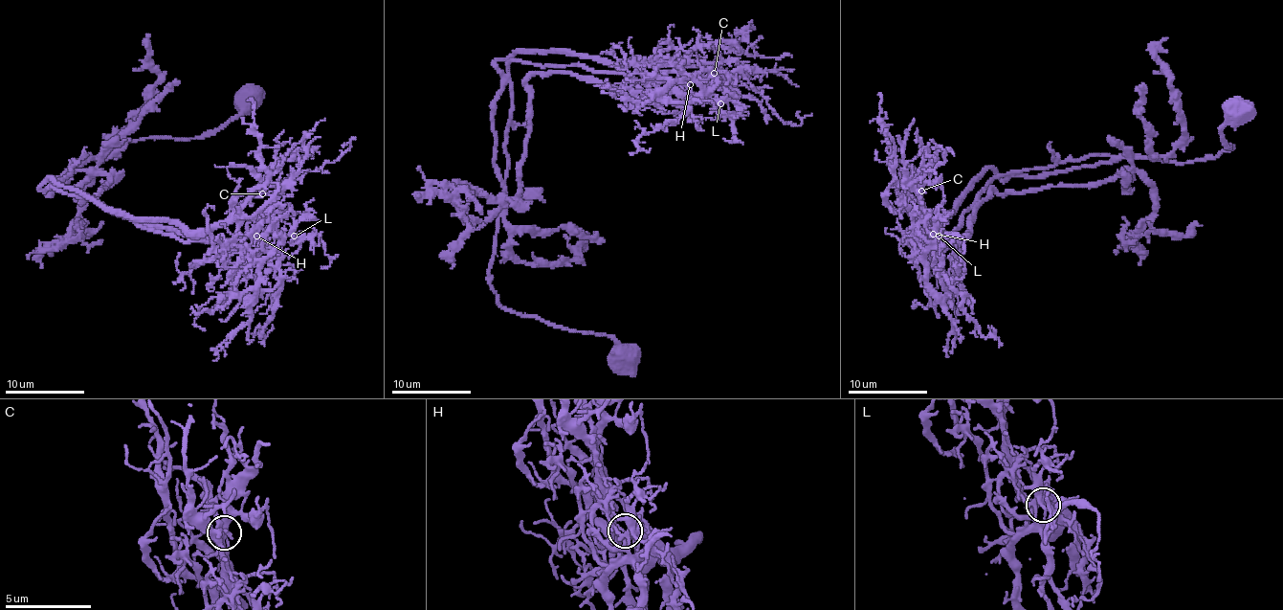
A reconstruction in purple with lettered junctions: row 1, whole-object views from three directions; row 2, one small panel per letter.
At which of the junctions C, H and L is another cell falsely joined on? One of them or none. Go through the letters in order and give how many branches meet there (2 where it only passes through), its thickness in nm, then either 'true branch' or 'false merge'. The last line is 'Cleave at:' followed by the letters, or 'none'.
C: branches 4; calibre 260 nm; true branch
H: branches 4; calibre 190 nm; false merge
L: branches 4; calibre 240 nm; true branch
Cleave at: H

